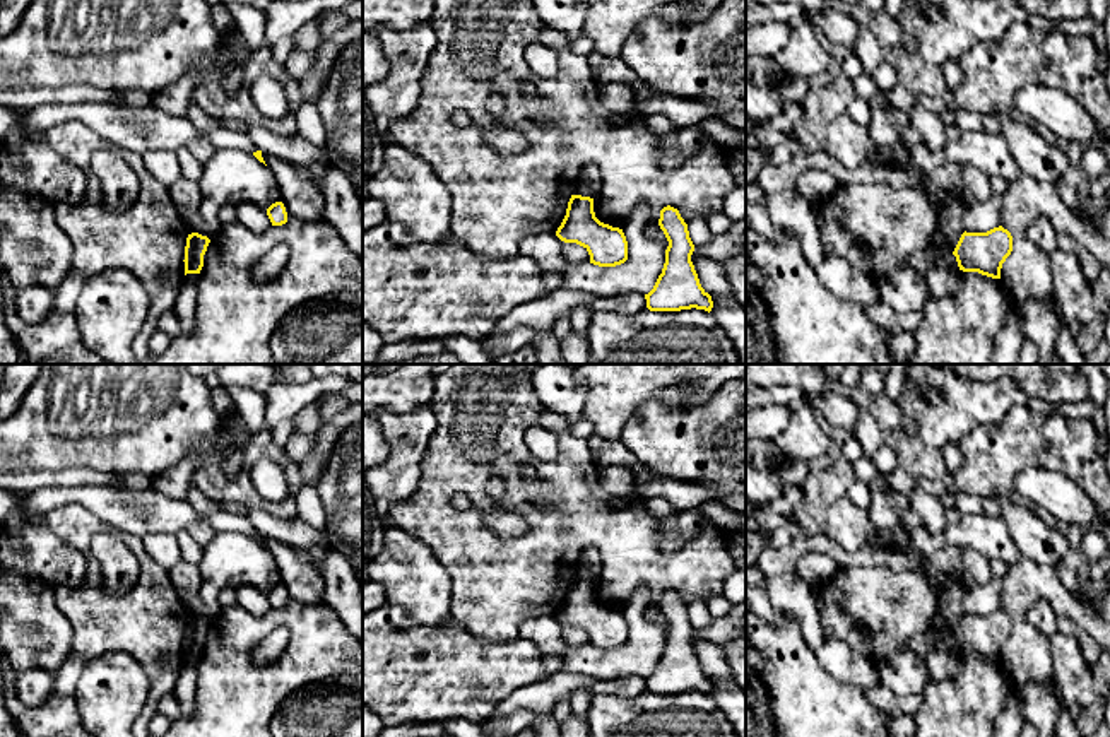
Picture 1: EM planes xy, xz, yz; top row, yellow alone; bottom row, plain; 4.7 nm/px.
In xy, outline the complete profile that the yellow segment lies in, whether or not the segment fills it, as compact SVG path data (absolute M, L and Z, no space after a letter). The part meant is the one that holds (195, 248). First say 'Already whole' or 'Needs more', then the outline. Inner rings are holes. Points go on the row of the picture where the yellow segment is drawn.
Already whole. M192 233L186 238L185 246L185 275L186 274L200 274L204 267L204 255L207 251L210 239L198 233Z

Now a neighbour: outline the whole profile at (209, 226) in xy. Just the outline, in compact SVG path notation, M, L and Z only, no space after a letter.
M217 149L202 164L198 186L204 200L198 207L200 227L195 233L209 239L222 227L219 221L222 205L251 202L267 210L272 203L282 202L274 173L251 152L238 149Z

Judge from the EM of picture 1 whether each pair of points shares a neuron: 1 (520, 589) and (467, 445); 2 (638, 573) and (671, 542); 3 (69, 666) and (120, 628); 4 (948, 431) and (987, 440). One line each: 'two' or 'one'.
1: one
2: two
3: one
4: two

